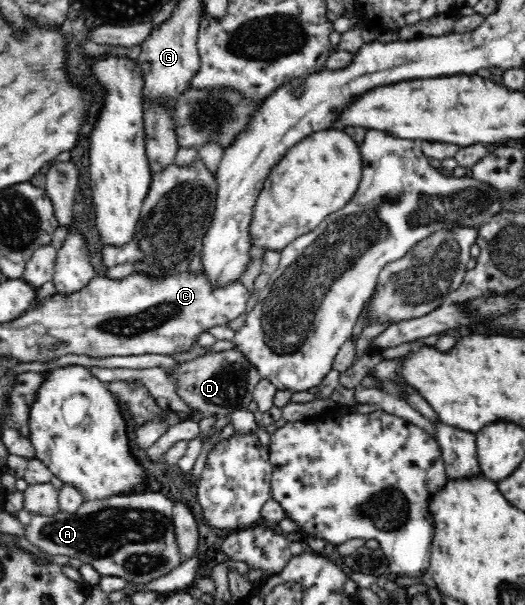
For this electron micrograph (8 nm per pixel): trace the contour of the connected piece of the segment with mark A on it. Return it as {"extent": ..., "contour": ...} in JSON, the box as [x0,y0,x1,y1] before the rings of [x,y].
{"extent":[16,493,184,584],"contour":[[[135,493],[111,496],[104,500],[89,500],[76,513],[60,511],[49,517],[21,509],[17,511],[16,518],[25,528],[25,538],[39,549],[51,555],[78,557],[83,563],[89,563],[102,577],[121,577],[134,584],[147,584],[166,575],[184,560],[176,542],[173,507],[173,501],[161,493]]]}

